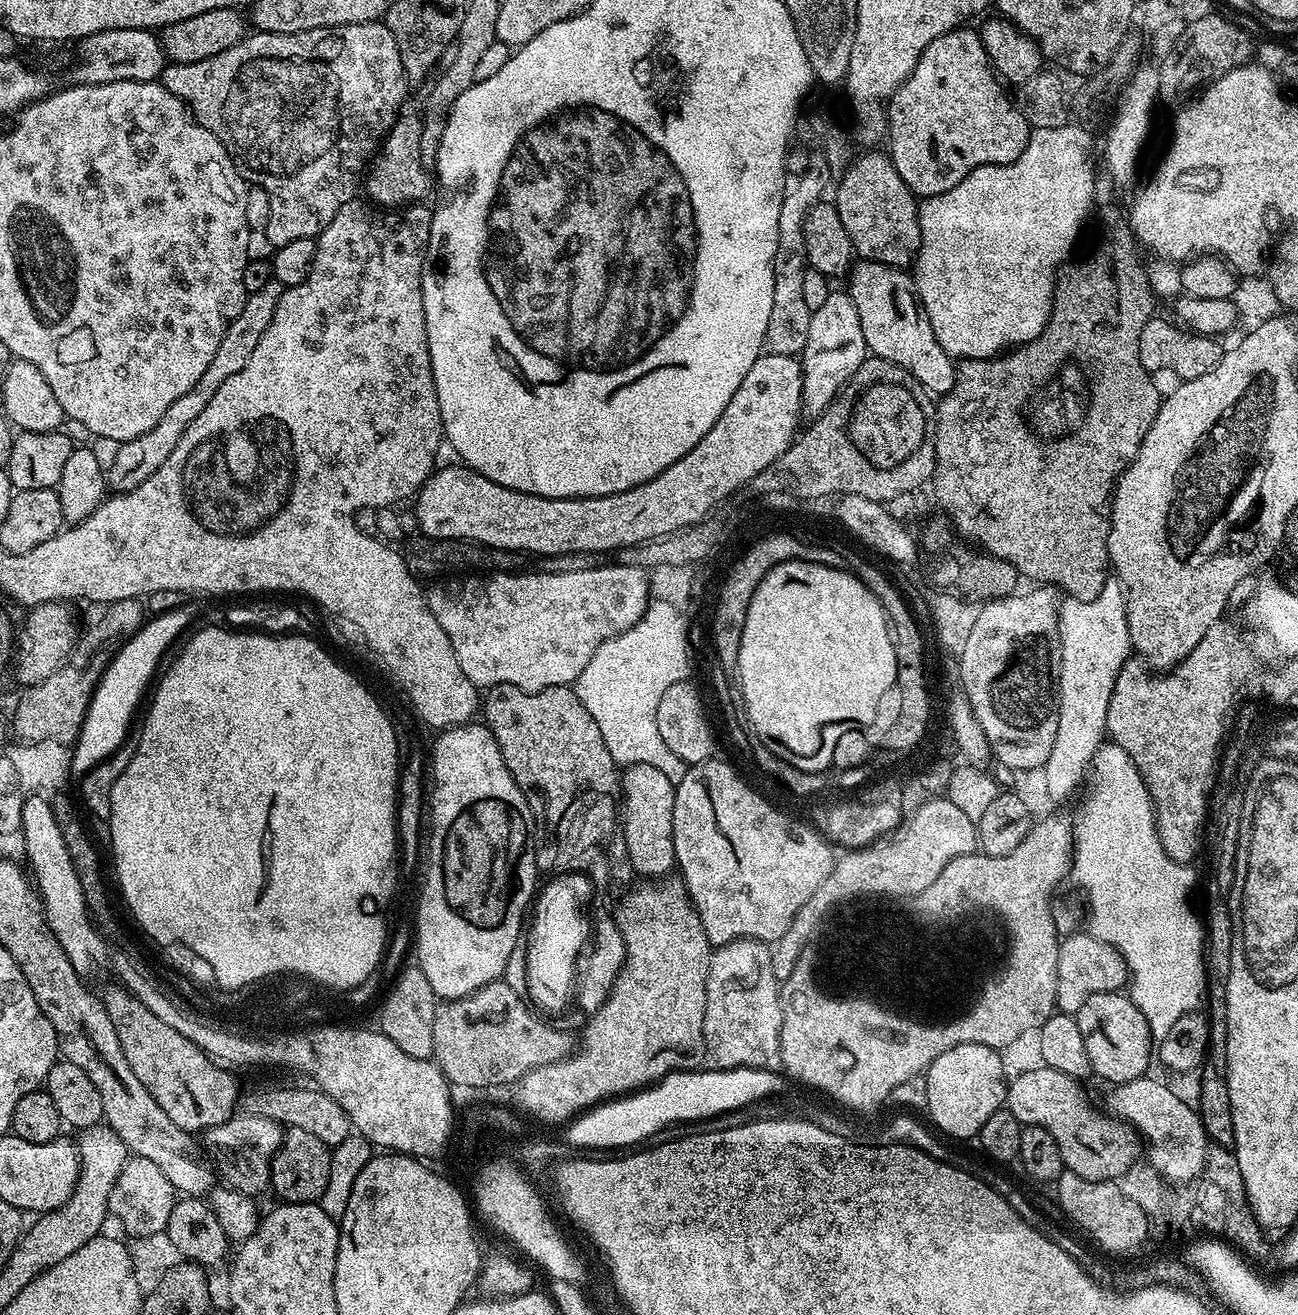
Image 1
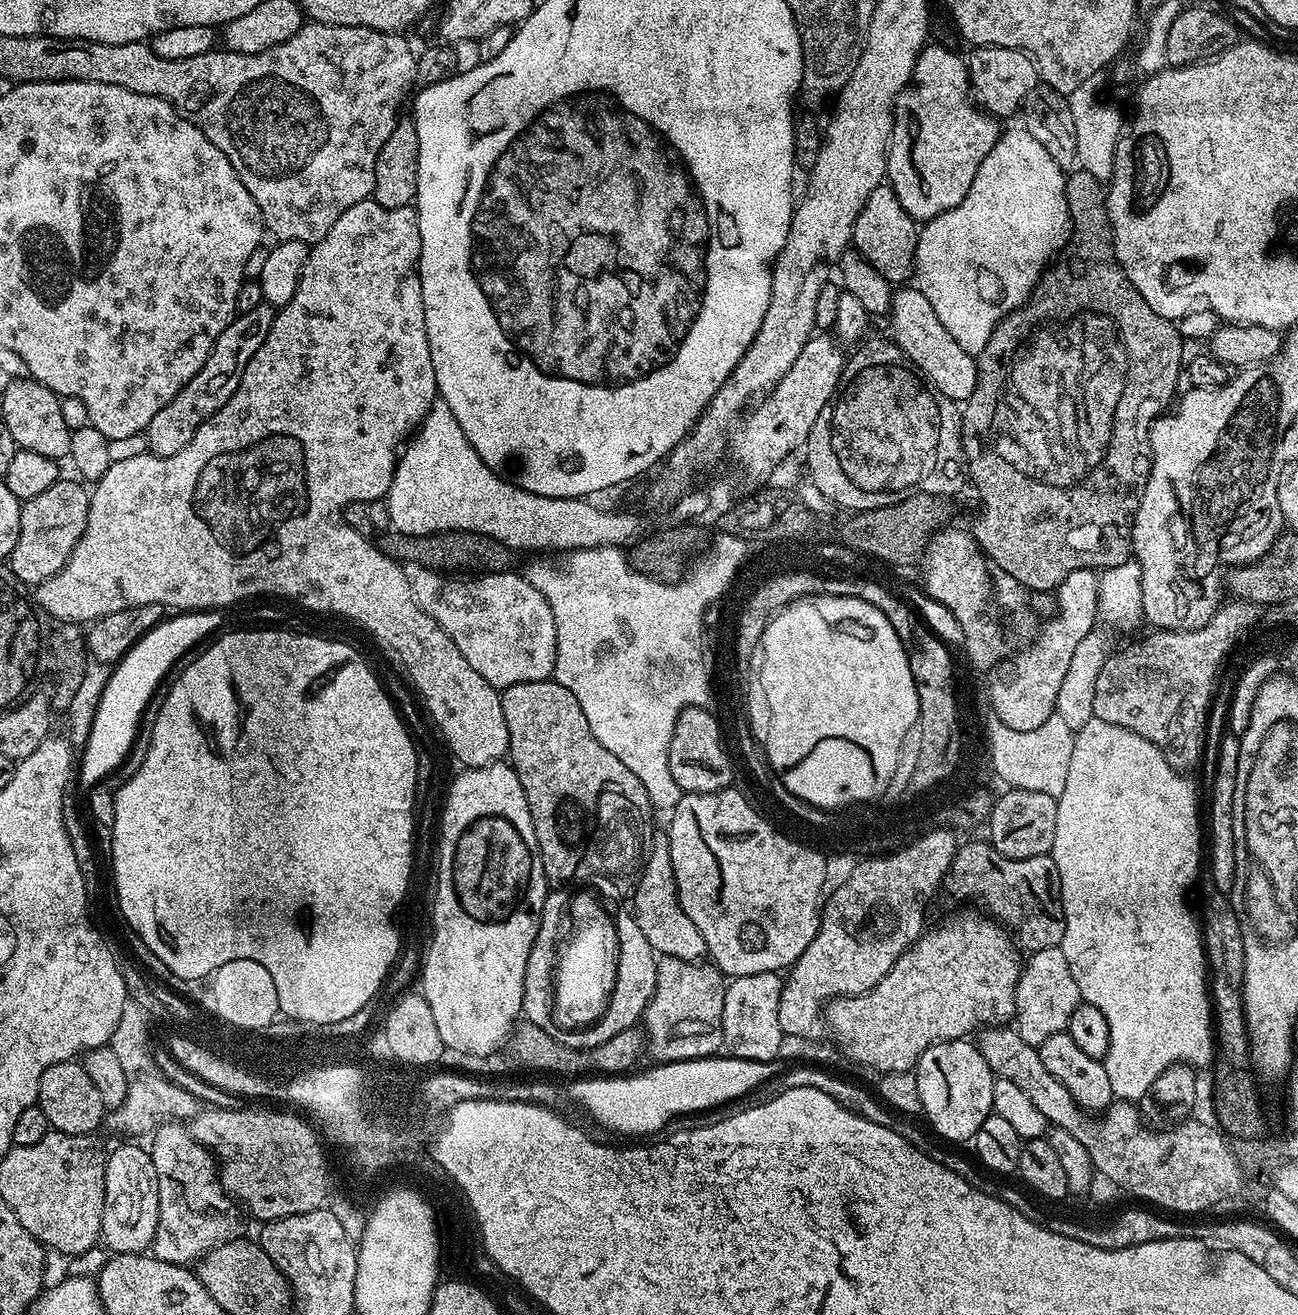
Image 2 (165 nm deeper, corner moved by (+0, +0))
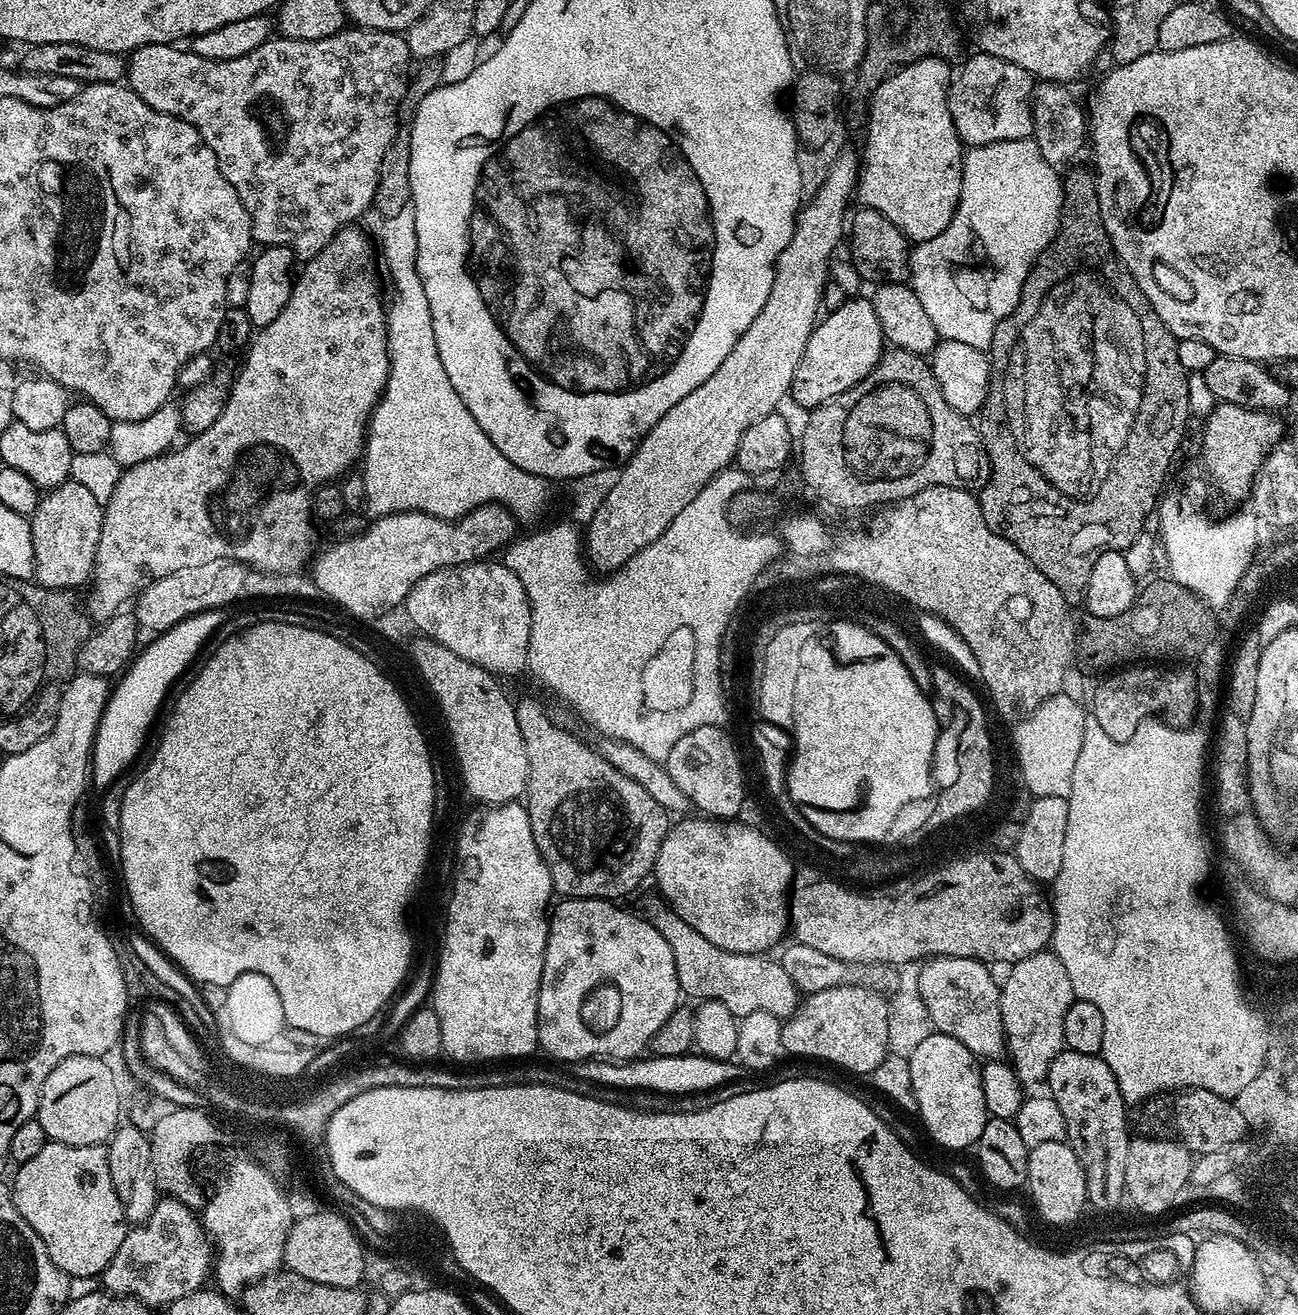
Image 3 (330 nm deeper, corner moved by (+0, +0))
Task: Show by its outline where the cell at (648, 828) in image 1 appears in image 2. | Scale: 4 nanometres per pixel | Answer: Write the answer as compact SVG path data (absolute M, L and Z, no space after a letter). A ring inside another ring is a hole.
M660 834L652 840L652 853L647 853L642 864L642 875L636 883L636 890L630 897L632 916L636 919L635 931L645 936L646 942L660 956L679 956L681 960L699 961L706 949L698 926L686 918L678 902L678 890L674 878L674 862L670 858L670 846L667 835Z

